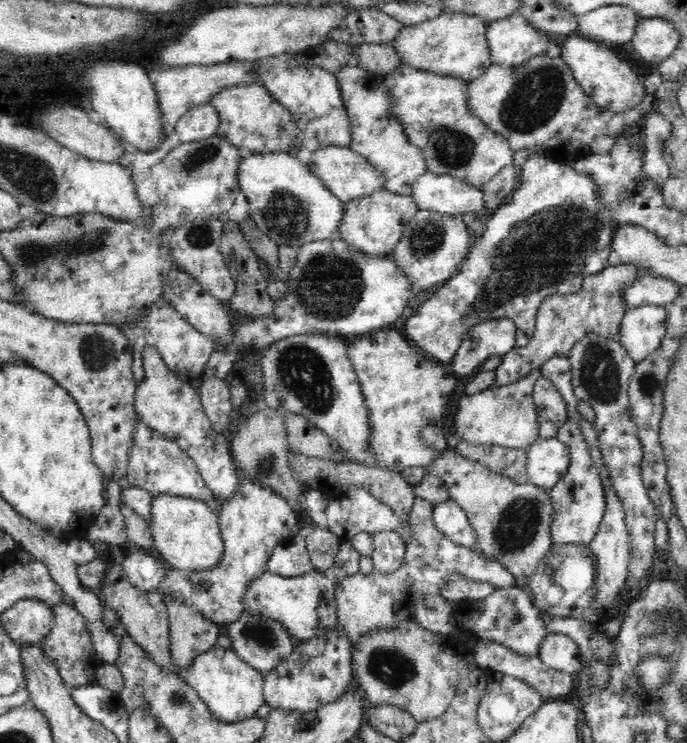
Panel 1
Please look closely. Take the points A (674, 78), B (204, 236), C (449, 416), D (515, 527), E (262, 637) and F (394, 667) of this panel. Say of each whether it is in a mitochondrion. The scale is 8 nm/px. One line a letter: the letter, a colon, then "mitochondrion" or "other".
A: other
B: mitochondrion
C: other
D: mitochondrion
E: mitochondrion
F: mitochondrion

